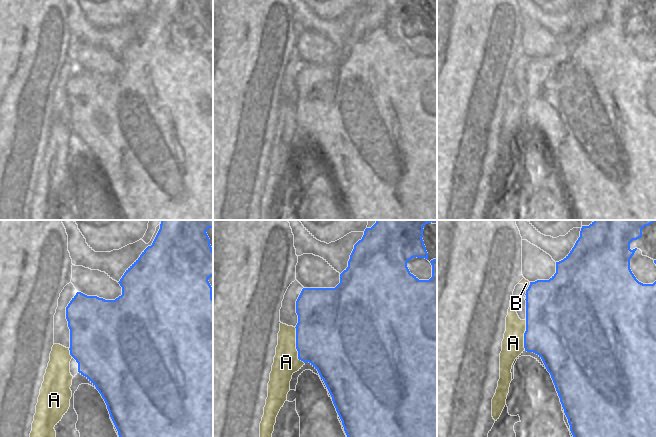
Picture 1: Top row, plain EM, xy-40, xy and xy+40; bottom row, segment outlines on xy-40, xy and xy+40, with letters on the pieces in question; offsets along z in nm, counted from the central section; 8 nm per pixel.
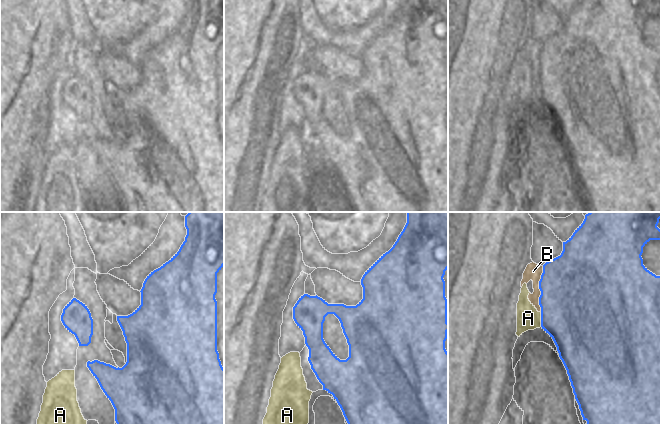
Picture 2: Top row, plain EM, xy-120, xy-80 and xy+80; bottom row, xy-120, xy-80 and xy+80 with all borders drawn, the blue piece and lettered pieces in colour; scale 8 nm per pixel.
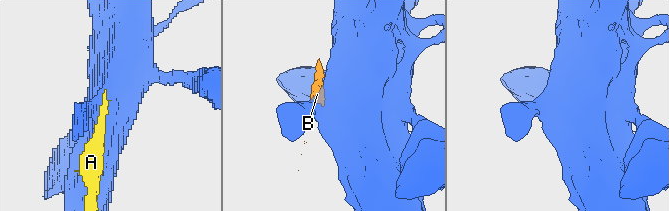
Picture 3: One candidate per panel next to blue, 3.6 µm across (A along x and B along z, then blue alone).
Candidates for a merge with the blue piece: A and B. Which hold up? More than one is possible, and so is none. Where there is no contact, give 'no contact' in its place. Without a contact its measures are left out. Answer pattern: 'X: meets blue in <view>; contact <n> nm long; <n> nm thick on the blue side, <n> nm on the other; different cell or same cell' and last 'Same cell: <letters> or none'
A: meets blue in xy; contact 300 nm long; 480 nm thick on the blue side, 200 nm on the other; different cell
B: meets blue in xy+40; contact 80 nm long; 440 nm thick on the blue side, 60 nm on the other; different cell
Same cell: none

